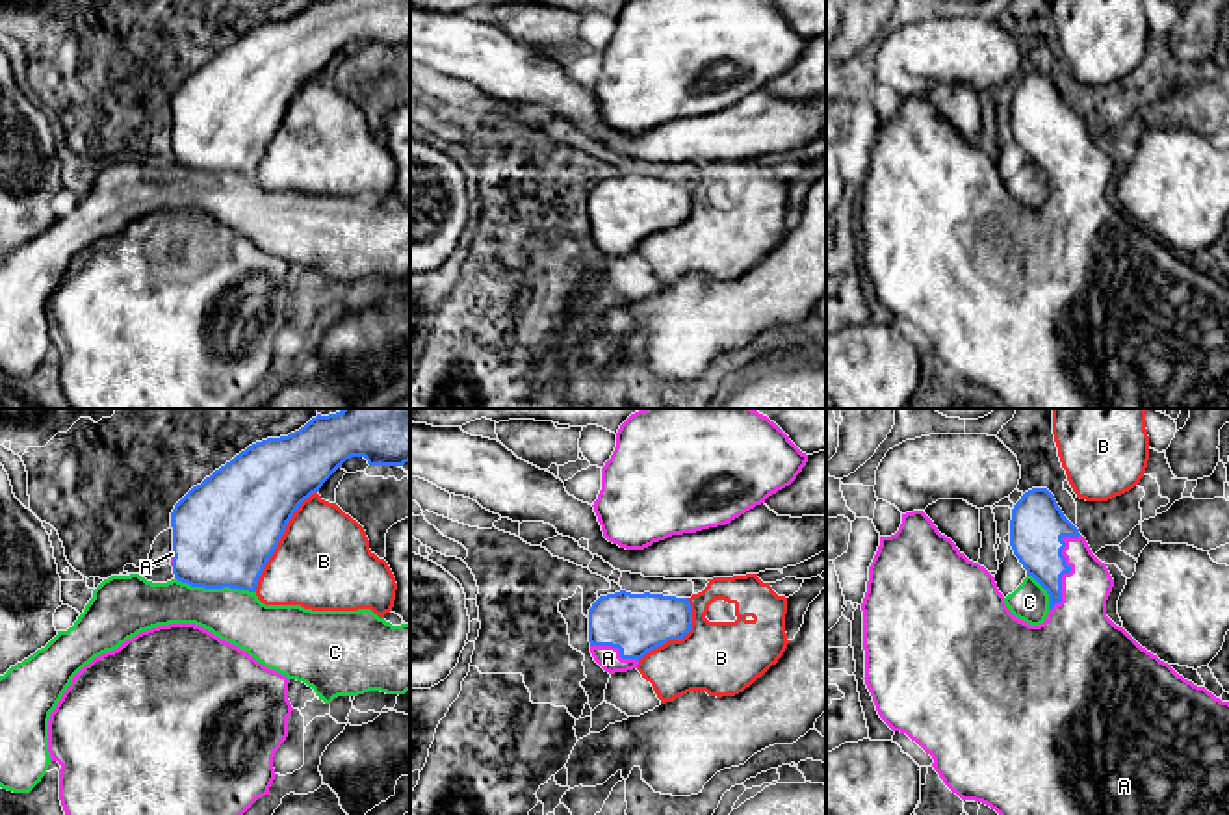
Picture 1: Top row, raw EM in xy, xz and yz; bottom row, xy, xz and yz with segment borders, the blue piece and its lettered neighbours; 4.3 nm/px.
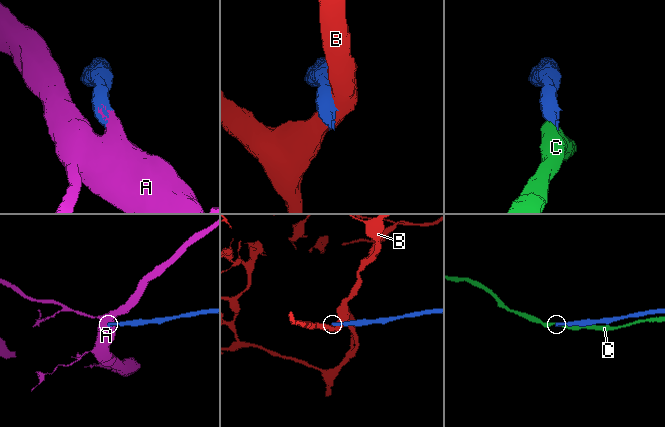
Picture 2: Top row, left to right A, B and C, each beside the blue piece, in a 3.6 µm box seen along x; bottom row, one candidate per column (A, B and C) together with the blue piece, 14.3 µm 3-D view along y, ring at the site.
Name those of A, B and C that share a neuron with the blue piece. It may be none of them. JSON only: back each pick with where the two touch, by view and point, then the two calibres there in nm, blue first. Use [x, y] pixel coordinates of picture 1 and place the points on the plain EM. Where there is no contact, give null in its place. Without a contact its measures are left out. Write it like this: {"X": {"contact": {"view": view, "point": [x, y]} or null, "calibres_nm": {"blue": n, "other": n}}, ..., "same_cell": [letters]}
{"A": {"contact": {"view": "yz", "point": [1070, 153]}, "calibres_nm": {"blue": 240, "other": 260}}, "same_cell": ["A"]}

